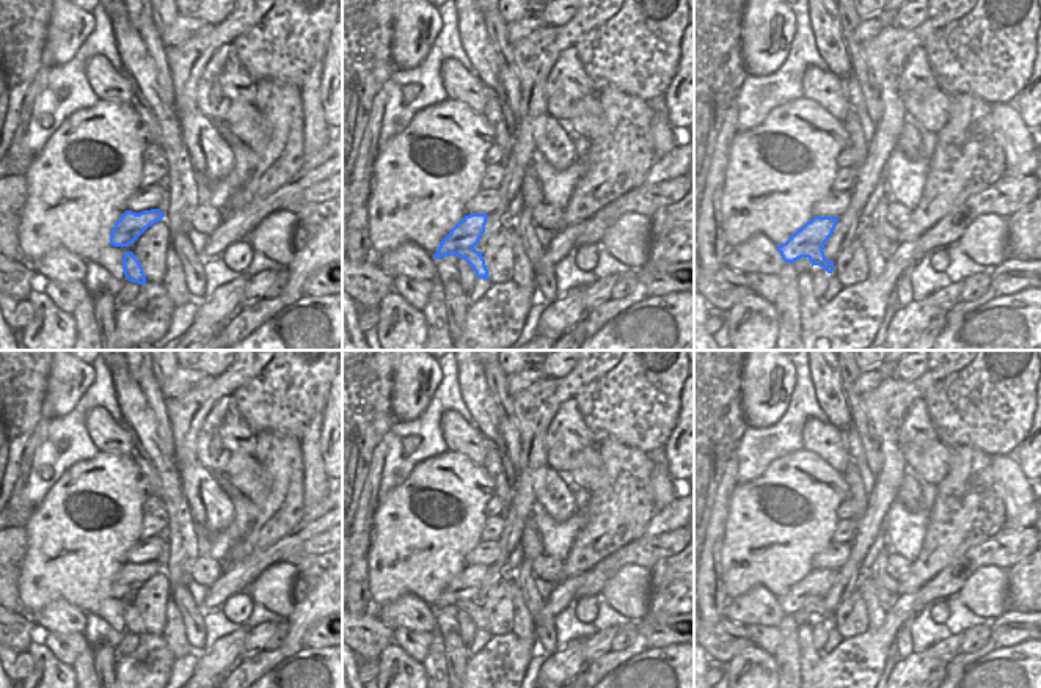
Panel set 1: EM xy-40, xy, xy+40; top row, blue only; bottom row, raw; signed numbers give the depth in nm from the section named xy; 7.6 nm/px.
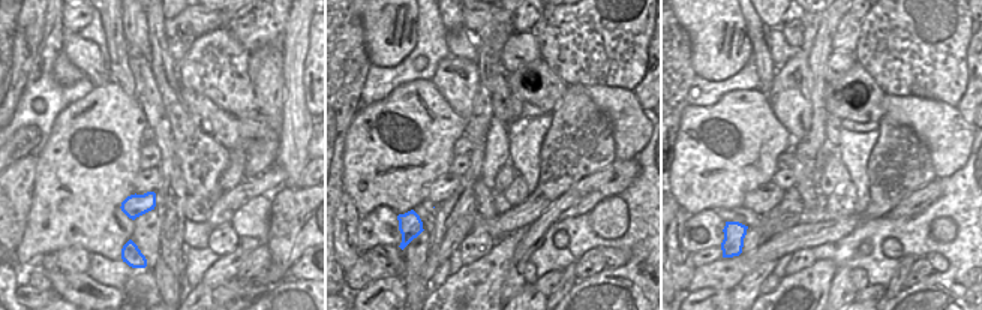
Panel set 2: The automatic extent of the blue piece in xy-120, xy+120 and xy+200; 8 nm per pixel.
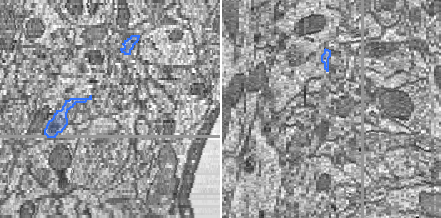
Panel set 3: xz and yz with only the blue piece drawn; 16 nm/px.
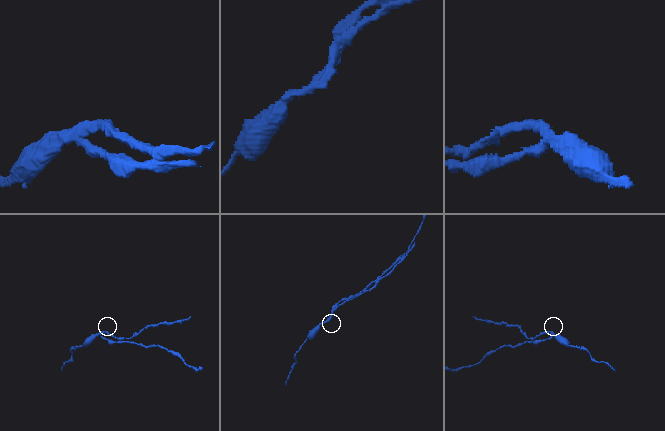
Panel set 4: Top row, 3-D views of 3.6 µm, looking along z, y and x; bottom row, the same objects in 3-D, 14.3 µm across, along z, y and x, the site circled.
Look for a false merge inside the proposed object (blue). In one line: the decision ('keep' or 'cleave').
cleave

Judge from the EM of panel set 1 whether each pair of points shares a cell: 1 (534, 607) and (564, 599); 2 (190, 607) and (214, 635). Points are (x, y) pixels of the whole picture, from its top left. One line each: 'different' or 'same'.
1: different
2: different

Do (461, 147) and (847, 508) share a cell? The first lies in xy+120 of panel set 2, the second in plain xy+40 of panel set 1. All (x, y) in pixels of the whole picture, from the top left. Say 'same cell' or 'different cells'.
same cell

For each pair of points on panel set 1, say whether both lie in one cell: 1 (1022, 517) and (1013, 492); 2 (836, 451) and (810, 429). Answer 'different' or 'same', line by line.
1: different
2: same

